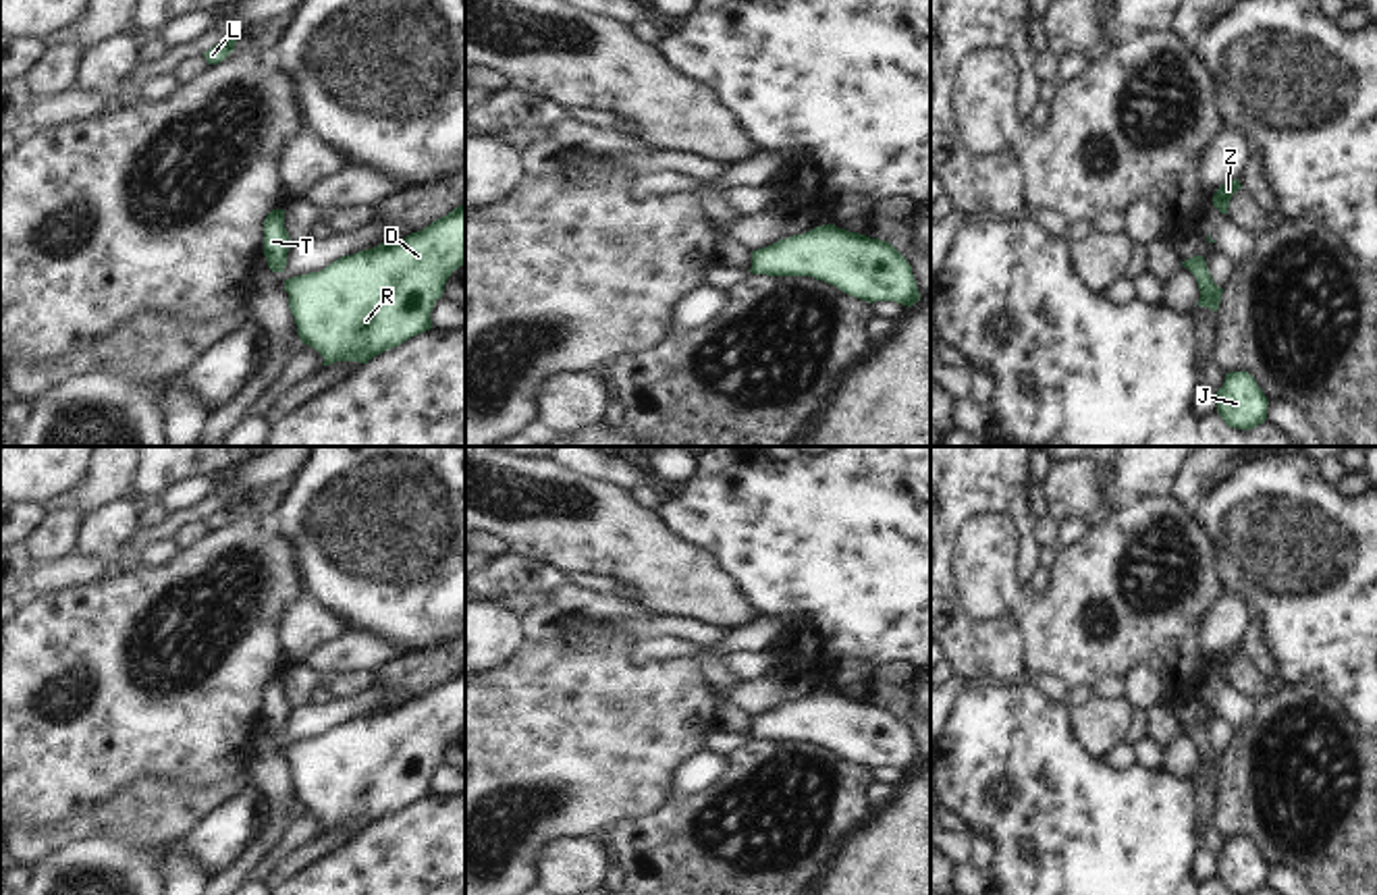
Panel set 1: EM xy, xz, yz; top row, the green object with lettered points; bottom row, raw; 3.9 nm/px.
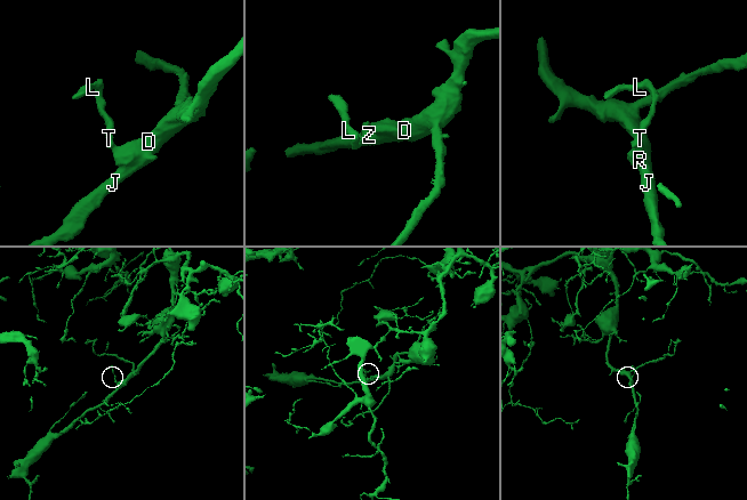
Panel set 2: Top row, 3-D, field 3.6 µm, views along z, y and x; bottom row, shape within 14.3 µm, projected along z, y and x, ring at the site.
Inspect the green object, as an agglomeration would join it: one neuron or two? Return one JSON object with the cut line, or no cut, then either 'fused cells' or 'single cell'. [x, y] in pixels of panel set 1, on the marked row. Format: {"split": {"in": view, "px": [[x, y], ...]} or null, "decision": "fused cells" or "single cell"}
{"split": null, "decision": "single cell"}

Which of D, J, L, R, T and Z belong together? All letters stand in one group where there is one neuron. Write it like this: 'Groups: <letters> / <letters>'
Groups: D J L R T Z

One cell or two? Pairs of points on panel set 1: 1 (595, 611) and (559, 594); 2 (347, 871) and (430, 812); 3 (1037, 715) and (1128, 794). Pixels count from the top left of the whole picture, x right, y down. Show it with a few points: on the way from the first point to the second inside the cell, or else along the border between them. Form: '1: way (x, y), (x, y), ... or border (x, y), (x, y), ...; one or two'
1: way (586, 603), (568, 597); one
2: way (368, 869), (410, 833); one
3: way (1049, 740), (1103, 794); one

